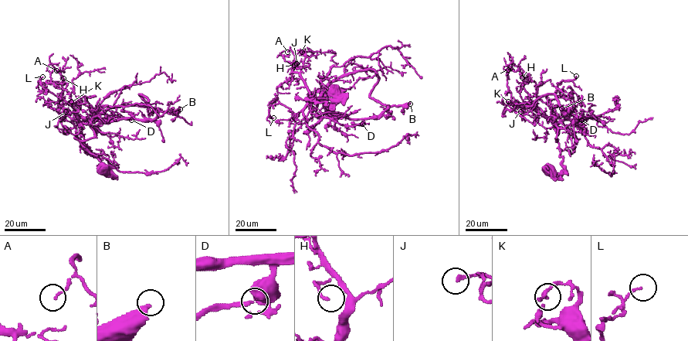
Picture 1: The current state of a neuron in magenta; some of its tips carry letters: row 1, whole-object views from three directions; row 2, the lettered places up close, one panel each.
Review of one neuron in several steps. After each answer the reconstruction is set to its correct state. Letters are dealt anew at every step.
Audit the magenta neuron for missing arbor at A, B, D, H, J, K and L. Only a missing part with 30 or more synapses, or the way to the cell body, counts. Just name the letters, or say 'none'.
B, D

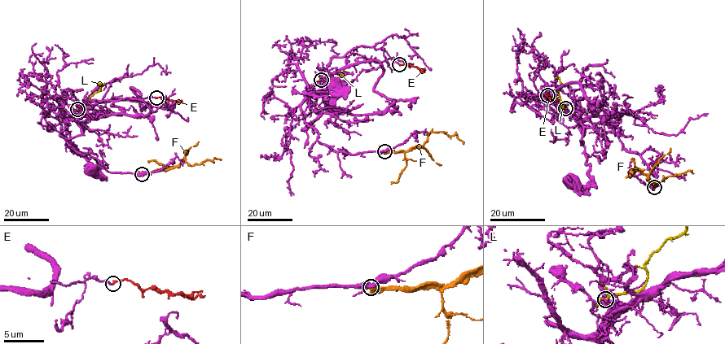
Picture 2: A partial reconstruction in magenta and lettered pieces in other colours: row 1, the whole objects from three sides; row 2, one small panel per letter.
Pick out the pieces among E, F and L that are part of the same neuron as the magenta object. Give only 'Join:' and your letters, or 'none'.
Join: E

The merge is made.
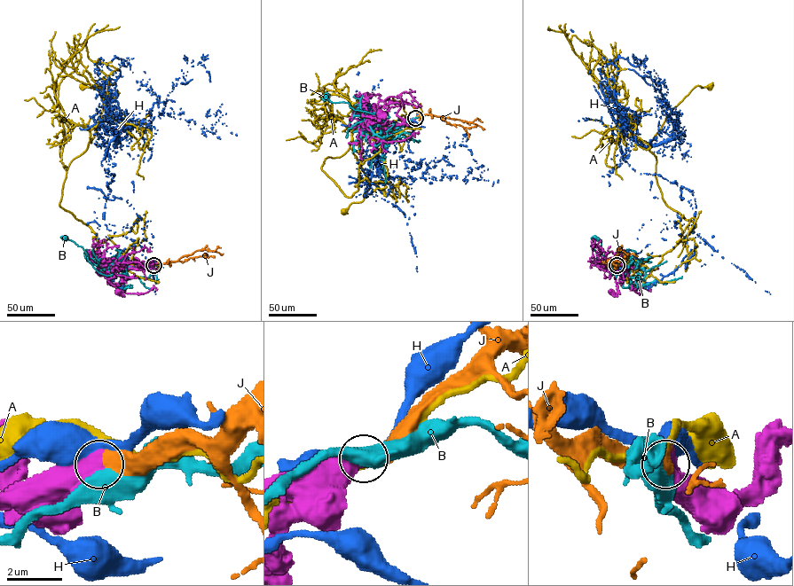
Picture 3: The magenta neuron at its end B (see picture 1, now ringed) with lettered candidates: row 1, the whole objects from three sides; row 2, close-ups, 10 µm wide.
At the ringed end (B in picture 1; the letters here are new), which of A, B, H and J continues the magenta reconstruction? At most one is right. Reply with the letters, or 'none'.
J

